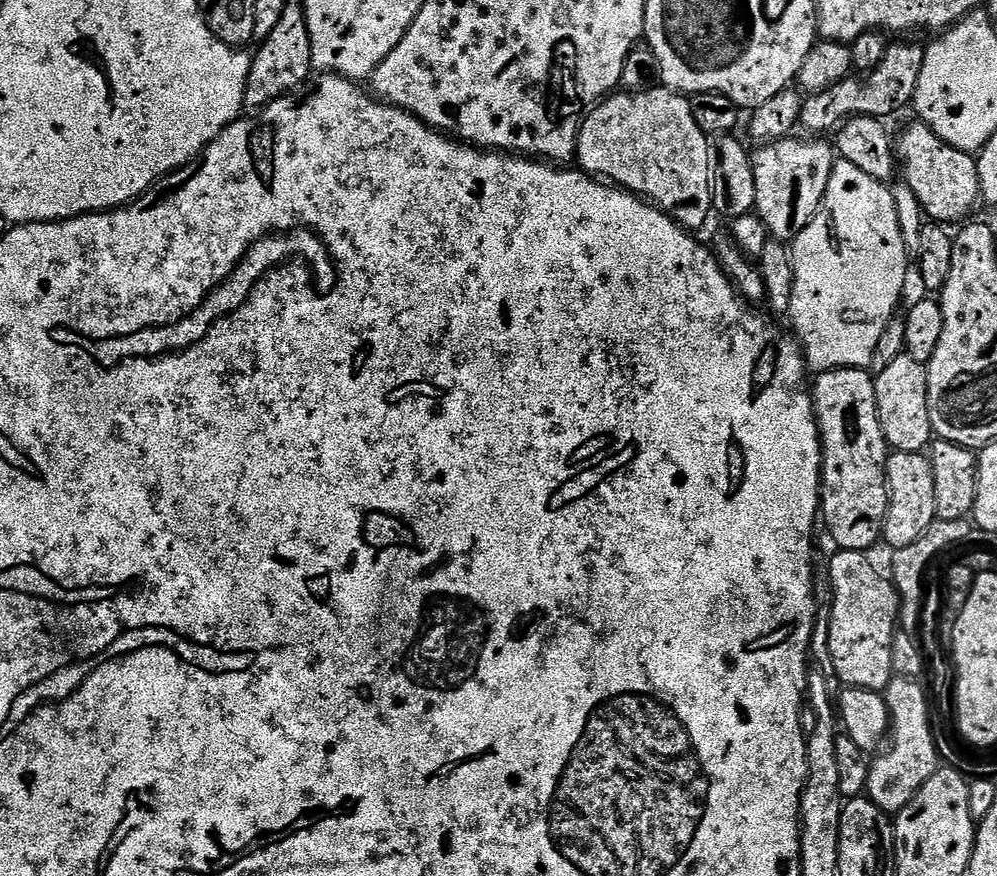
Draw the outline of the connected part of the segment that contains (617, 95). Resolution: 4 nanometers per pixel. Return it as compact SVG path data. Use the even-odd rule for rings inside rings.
M649 86L647 88L641 88L638 92L617 90L603 102L597 103L595 107L581 119L580 133L578 134L578 142L576 143L575 159L577 161L580 160L579 167L587 172L588 175L603 178L613 185L636 193L636 195L641 198L647 198L655 207L659 208L660 211L667 212L680 227L689 230L697 230L696 228L702 227L703 224L707 222L708 216L711 217L713 215L712 195L710 194L710 178L712 177L712 171L710 170L711 153L710 136L707 132L704 132L698 122L695 121L694 112L691 110L691 99L689 99L687 95L673 92L670 88Z

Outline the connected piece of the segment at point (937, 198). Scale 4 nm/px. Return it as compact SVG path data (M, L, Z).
M915 123L910 125L901 136L898 136L898 160L902 165L902 174L904 170L903 181L908 183L914 194L917 195L917 200L923 208L923 215L929 221L952 226L955 220L963 221L968 218L963 218L963 216L970 215L972 207L980 200L980 179L975 159L969 153L958 150L942 138L938 138L938 134L934 134L934 130L930 130L927 124Z

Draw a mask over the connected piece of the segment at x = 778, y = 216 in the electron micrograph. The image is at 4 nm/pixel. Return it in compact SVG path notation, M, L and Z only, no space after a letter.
M785 138L783 140L774 140L771 144L762 144L757 147L755 151L751 153L752 157L752 169L754 170L754 186L756 187L756 207L754 209L757 216L762 218L762 222L768 227L768 235L771 239L782 240L785 242L791 242L795 240L796 235L800 233L803 228L811 222L814 218L814 214L820 208L822 198L826 194L826 186L830 182L830 174L834 170L838 156L834 151L833 145L824 138L804 138L806 140L796 140L797 138Z

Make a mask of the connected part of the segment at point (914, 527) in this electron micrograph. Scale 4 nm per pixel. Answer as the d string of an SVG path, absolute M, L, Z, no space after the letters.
M893 451L889 455L886 462L886 486L888 487L888 505L886 506L886 518L884 519L884 531L882 533L883 543L889 544L889 549L895 550L902 546L911 546L913 542L918 542L918 538L922 538L922 534L926 534L926 530L930 530L930 526L936 519L936 507L934 506L934 474L930 470L930 462L924 452L897 452Z

